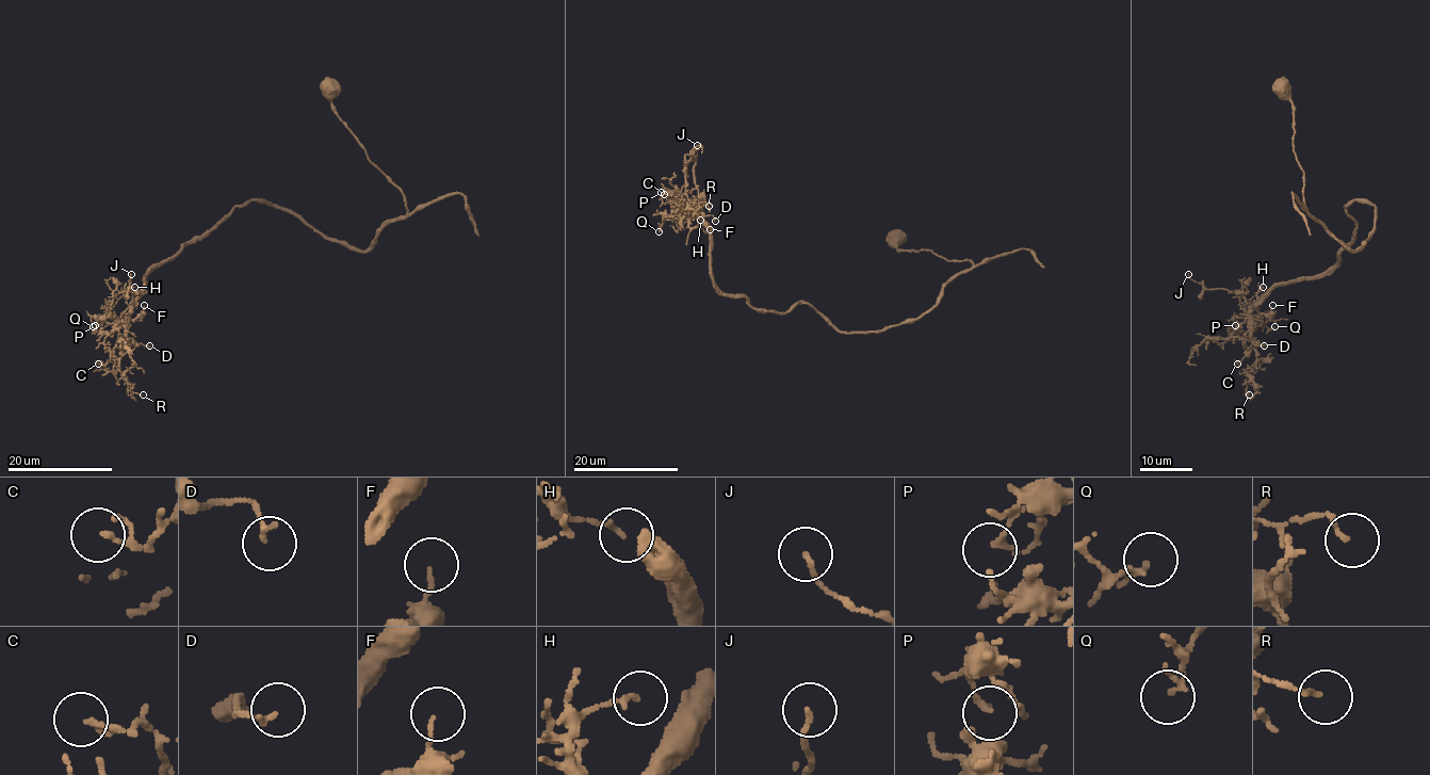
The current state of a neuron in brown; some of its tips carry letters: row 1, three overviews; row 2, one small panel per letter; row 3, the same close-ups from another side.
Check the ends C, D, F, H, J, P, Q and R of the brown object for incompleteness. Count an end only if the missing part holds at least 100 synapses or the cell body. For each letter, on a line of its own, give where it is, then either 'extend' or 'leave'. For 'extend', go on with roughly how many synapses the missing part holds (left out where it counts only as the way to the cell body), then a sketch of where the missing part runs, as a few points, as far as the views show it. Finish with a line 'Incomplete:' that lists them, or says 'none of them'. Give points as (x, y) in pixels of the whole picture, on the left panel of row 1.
C: at (98, 364); leave
D: at (149, 345); leave
F: at (144, 305); leave
H: at (134, 287); leave
J: at (131, 274); leave
P: at (95, 325); leave
Q: at (93, 326); leave
R: at (143, 394); leave
Incomplete: none of them

